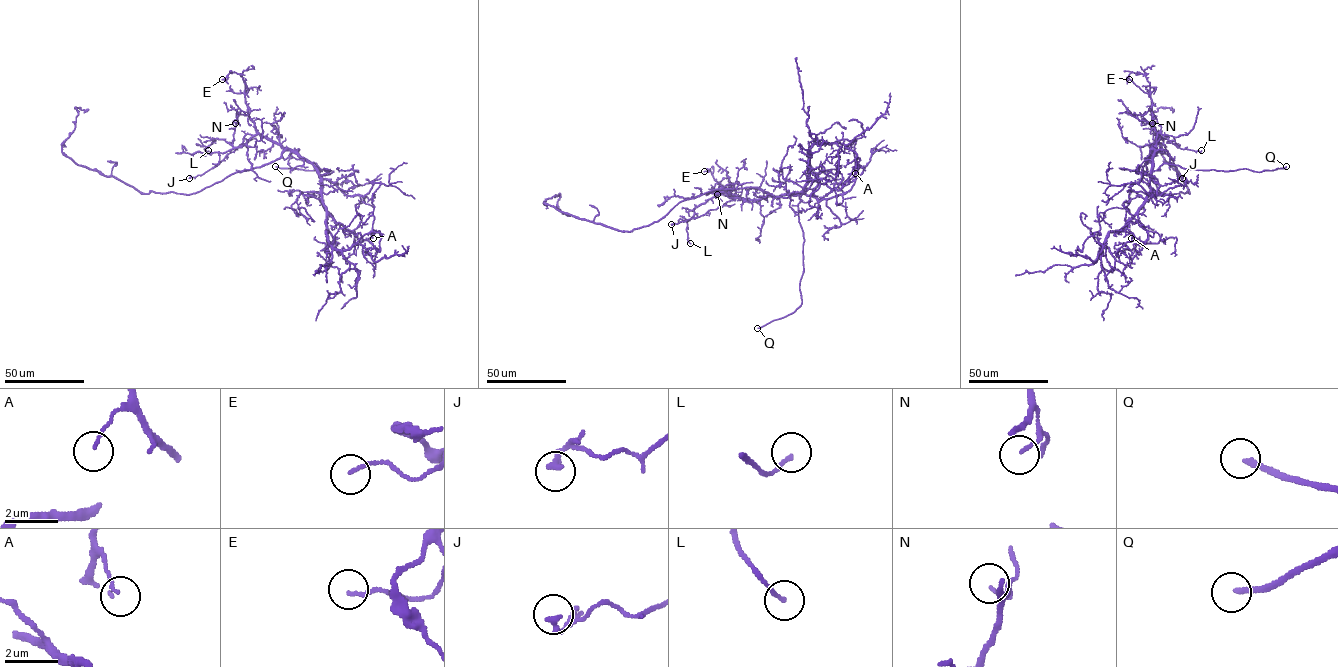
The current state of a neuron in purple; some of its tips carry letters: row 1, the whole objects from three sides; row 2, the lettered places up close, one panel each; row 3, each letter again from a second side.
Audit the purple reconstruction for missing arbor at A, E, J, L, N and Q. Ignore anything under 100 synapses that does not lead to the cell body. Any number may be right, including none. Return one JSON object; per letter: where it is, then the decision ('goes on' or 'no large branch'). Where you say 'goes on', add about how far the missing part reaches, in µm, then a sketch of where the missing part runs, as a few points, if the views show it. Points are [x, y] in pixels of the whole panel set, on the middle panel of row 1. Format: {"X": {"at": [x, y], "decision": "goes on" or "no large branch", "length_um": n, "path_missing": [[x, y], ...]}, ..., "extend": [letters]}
{"A": {"at": [855, 173], "decision": "no large branch"}, "E": {"at": [704, 171], "decision": "no large branch"}, "J": {"at": [671, 224], "decision": "no large branch"}, "L": {"at": [690, 243], "decision": "no large branch"}, "N": {"at": [717, 194], "decision": "no large branch"}, "Q": {"at": [757, 328], "decision": "goes on", "length_um": 15, "path_missing": [[757, 328], [743, 327]]}, "extend": ["Q"]}

